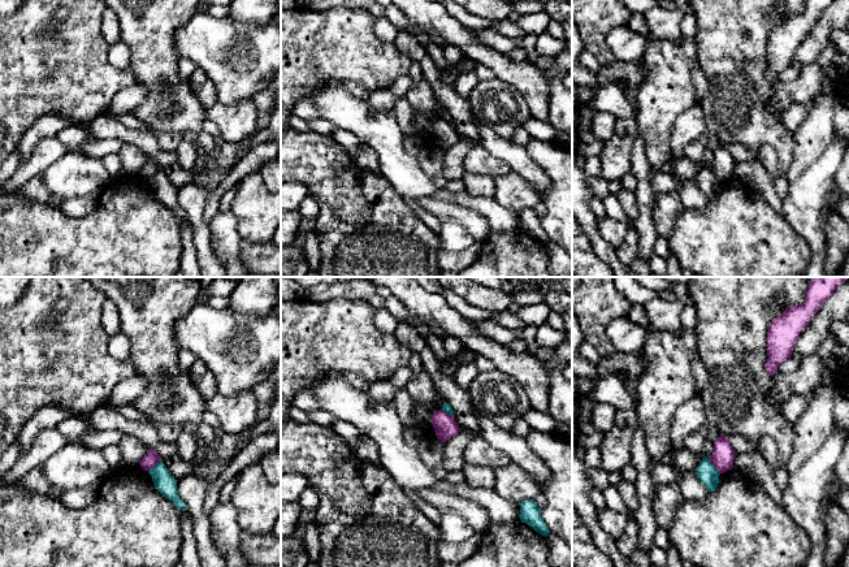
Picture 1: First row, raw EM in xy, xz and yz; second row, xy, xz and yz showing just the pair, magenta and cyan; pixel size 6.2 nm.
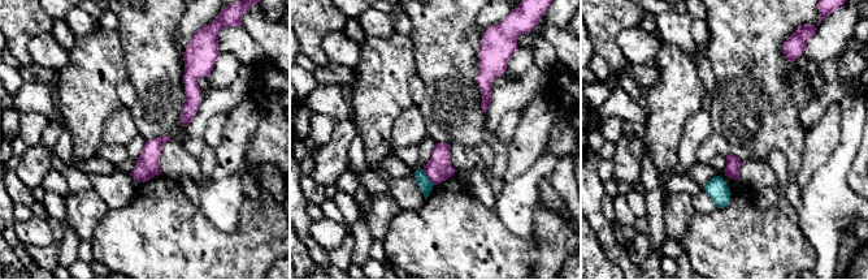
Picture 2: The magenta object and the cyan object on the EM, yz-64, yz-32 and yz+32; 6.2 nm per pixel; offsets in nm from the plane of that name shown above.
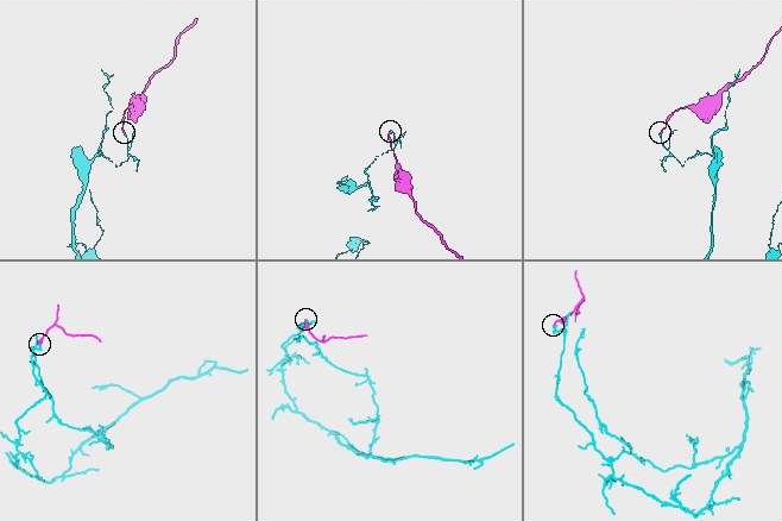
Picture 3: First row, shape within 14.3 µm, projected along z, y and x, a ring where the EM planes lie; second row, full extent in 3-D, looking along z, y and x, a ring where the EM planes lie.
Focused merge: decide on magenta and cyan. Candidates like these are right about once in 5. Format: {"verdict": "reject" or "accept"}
{"verdict": "reject"}

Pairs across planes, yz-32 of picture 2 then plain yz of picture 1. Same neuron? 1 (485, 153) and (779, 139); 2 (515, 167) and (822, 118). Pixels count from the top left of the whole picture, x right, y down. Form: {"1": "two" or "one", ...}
{"1": "two", "2": "one"}

